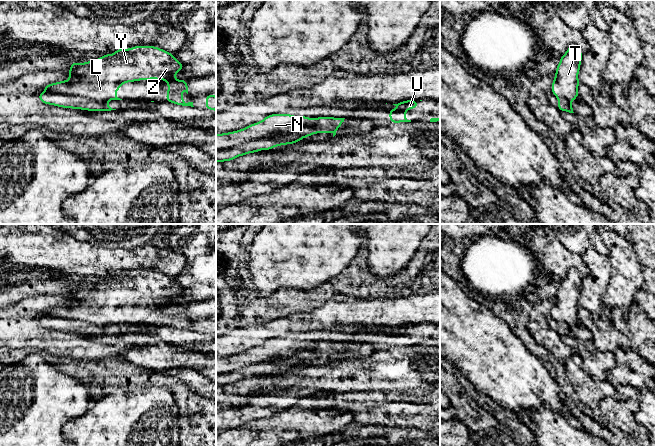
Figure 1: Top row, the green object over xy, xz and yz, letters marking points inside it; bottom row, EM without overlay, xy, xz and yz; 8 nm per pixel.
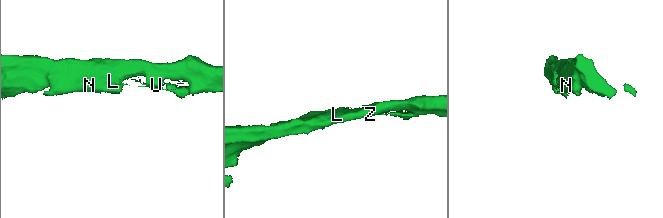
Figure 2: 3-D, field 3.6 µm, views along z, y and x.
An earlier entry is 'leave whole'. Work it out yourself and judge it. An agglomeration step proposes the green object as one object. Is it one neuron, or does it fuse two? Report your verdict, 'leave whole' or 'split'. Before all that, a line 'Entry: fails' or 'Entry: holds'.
Entry: fails
split

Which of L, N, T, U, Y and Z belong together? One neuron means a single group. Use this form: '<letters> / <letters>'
L T U Y Z / N

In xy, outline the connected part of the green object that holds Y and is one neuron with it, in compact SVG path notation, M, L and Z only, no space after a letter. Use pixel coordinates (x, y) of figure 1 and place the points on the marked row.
M156 46L117 49L113 54L105 54L96 60L70 63L70 67L66 72L69 80L48 84L44 86L45 91L103 103L122 100L115 93L122 84L156 79L167 82L167 102L194 107L193 102L185 103L181 94L182 91L188 94L188 81L174 77L184 65L172 53Z

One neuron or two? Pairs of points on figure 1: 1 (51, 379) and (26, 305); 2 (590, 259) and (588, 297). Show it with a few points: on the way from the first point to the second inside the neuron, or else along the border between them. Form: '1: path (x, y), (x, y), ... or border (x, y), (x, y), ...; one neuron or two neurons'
1: border (35, 350), (39, 352); two neurons
2: path (599, 268), (599, 278), (592, 288); one neuron

